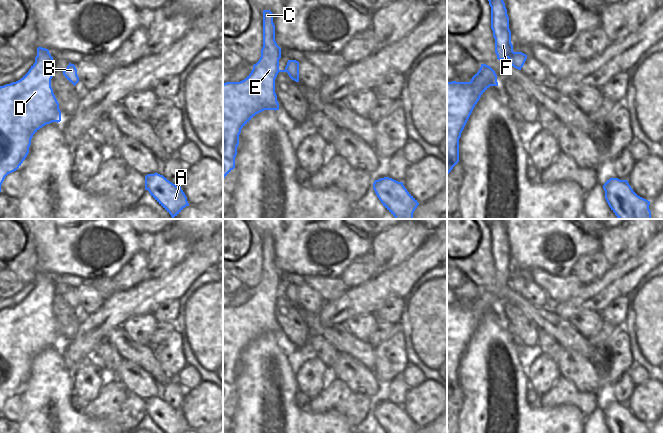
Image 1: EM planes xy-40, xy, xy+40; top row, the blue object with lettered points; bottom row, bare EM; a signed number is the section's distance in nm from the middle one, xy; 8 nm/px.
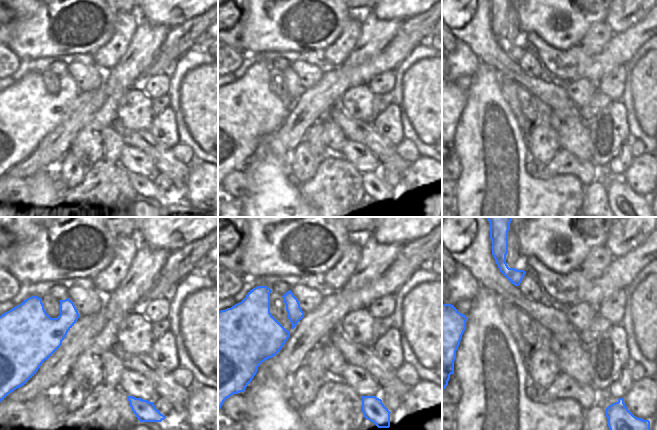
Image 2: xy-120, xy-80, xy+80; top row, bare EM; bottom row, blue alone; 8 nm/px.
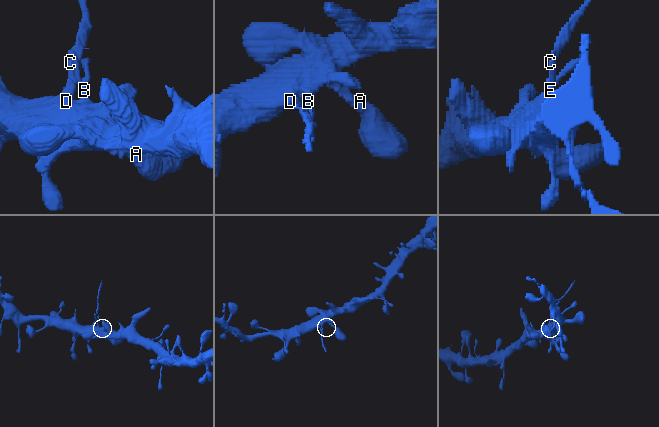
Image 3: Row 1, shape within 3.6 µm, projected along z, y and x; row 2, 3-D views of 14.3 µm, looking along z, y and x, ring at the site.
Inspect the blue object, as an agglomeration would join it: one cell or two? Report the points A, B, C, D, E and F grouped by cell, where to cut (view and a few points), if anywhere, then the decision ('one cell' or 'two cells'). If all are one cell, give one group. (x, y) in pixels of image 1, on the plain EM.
A B D E / C F | xy (261, 279), (268, 283), (278, 284) | two cells

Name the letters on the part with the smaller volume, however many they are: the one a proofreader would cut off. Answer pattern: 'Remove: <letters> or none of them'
Remove: C, F.

